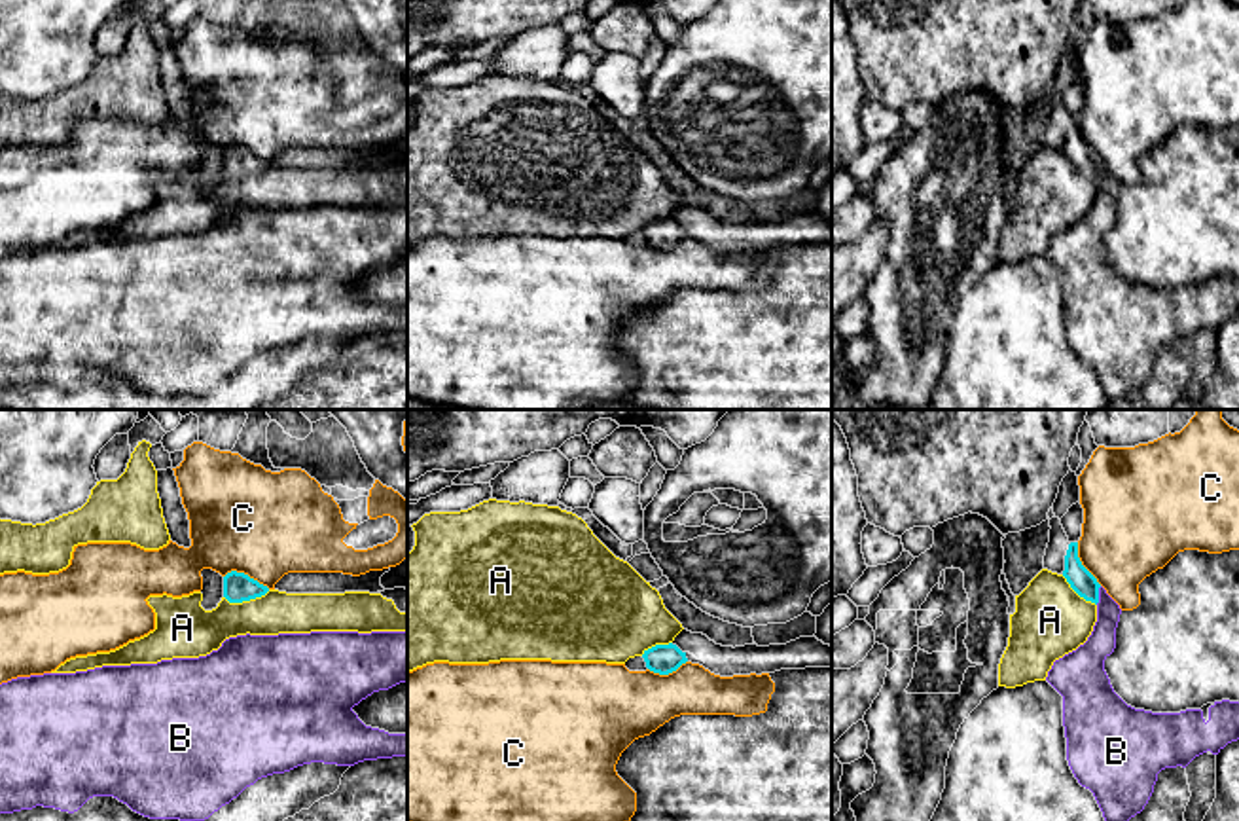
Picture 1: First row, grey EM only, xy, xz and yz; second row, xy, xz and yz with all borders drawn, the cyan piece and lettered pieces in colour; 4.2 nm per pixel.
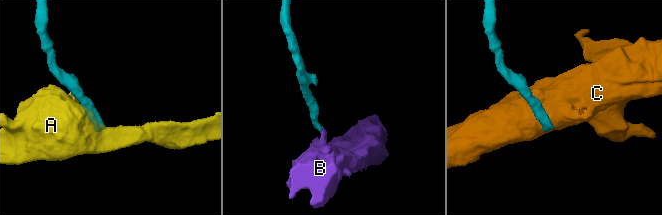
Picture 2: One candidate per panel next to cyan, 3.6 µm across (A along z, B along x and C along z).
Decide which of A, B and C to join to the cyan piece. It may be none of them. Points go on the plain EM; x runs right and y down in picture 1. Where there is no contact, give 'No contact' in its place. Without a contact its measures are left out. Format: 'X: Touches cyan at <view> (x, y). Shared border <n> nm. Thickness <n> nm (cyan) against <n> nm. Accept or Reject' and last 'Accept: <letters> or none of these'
A: Touches cyan at xy (247, 175). Shared border 200 nm. Thickness 130 nm (cyan) against 200 nm. Reject
B: Touches cyan at yz (1097, 171). Shared border 80 nm. Thickness 100 nm (cyan) against 120 nm. Accept
C: Touches cyan at xy (247, 150). Shared border 200 nm. Thickness 130 nm (cyan) against 460 nm. Reject
Accept: B

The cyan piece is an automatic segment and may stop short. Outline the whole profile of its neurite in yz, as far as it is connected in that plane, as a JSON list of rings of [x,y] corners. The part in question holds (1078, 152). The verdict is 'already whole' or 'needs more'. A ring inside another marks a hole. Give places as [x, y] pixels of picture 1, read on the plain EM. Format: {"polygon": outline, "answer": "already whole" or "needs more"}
{"polygon": [[[1078,118],[1068,119],[1063,152],[1080,173],[1097,180],[1097,197],[1084,220],[1053,237],[1046,256],[1063,271],[1068,341],[1078,358],[1093,368],[1108,402],[1116,402],[1144,385],[1161,345],[1186,343],[1195,332],[1207,326],[1218,330],[1239,315],[1239,277],[1214,277],[1207,296],[1201,284],[1152,288],[1127,281],[1104,246],[1104,235],[1116,224],[1122,184],[1082,140]]], "answer": "needs more"}

